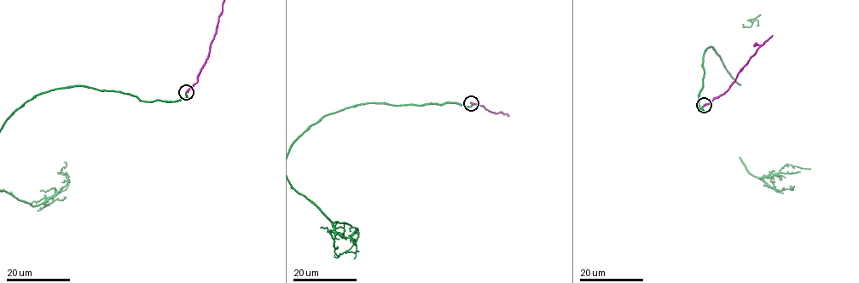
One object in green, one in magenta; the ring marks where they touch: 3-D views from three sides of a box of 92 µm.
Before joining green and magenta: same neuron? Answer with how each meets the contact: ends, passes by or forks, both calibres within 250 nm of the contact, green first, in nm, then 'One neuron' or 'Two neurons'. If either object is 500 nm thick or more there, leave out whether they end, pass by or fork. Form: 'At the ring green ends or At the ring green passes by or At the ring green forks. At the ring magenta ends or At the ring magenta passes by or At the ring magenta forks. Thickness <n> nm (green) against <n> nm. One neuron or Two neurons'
At the ring green ends. At the ring magenta ends. Thickness 220 nm (green) against 420 nm. One neuron

